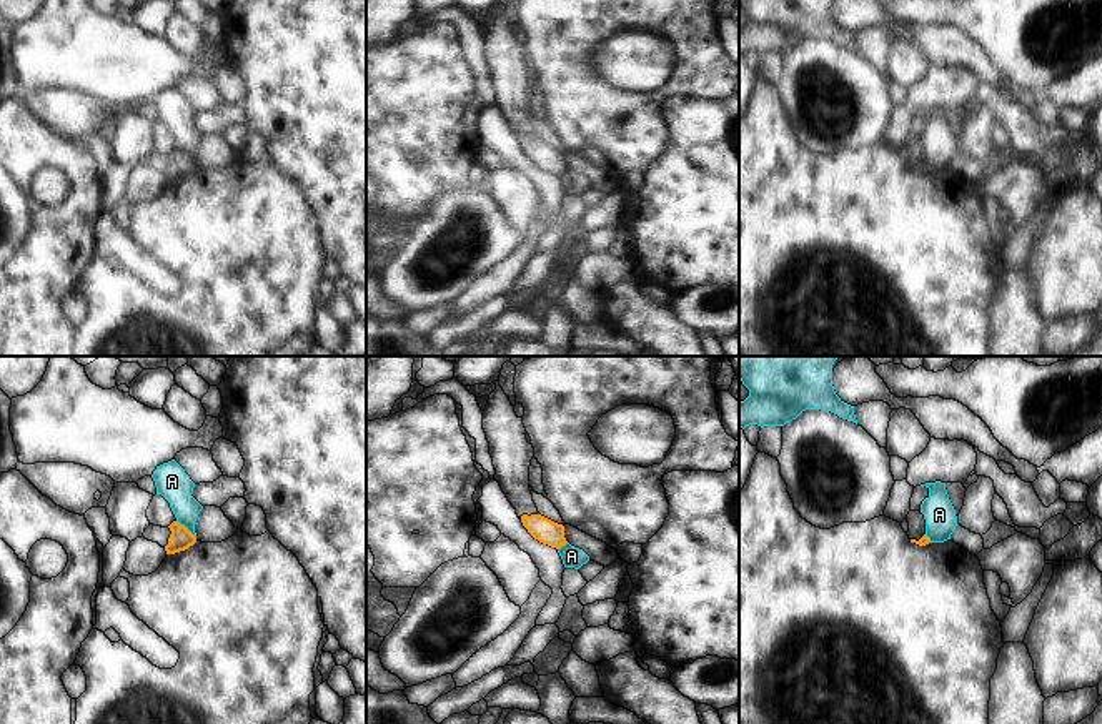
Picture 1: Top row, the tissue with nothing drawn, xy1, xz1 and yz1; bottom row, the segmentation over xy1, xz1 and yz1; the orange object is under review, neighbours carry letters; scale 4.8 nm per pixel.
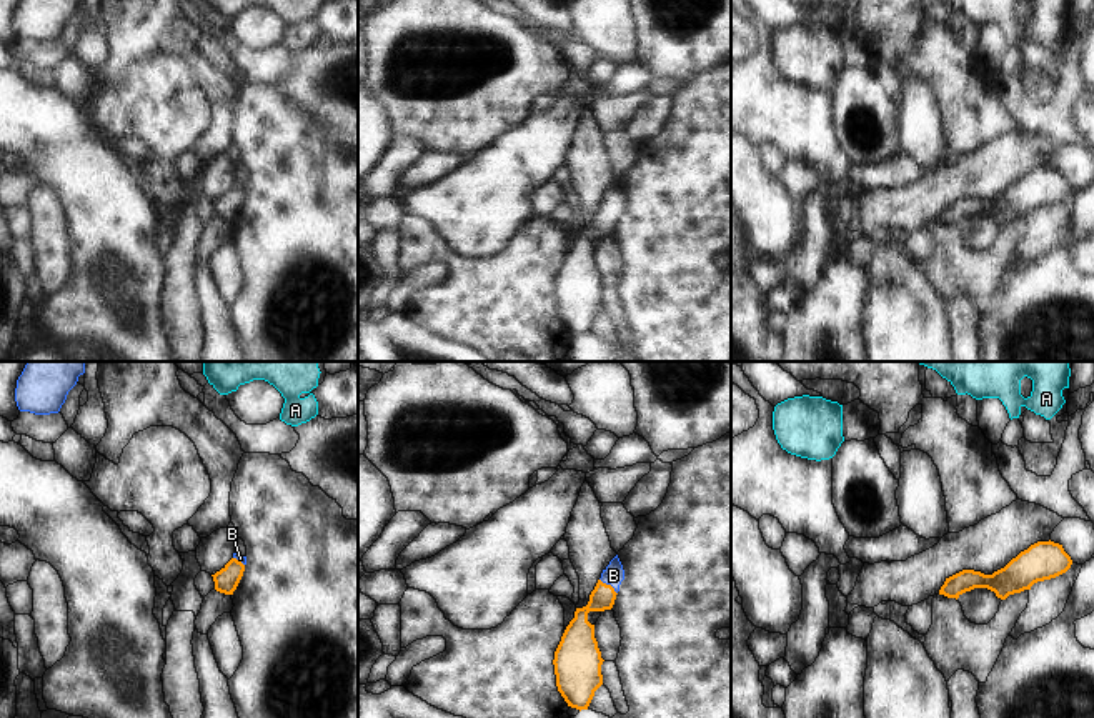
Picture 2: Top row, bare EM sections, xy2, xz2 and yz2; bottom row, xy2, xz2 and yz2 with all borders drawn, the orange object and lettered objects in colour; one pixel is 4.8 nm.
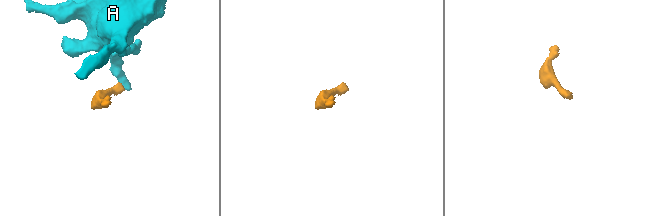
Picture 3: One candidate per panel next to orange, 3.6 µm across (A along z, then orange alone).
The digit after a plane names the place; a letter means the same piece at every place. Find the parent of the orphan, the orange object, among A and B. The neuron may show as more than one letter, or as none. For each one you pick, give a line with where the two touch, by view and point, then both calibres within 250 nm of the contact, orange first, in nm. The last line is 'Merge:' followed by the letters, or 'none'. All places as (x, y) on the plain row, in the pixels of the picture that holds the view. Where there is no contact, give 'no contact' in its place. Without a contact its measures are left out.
B: contact xz2 (610, 212); calibres 120 and 100 nm
Merge: B

